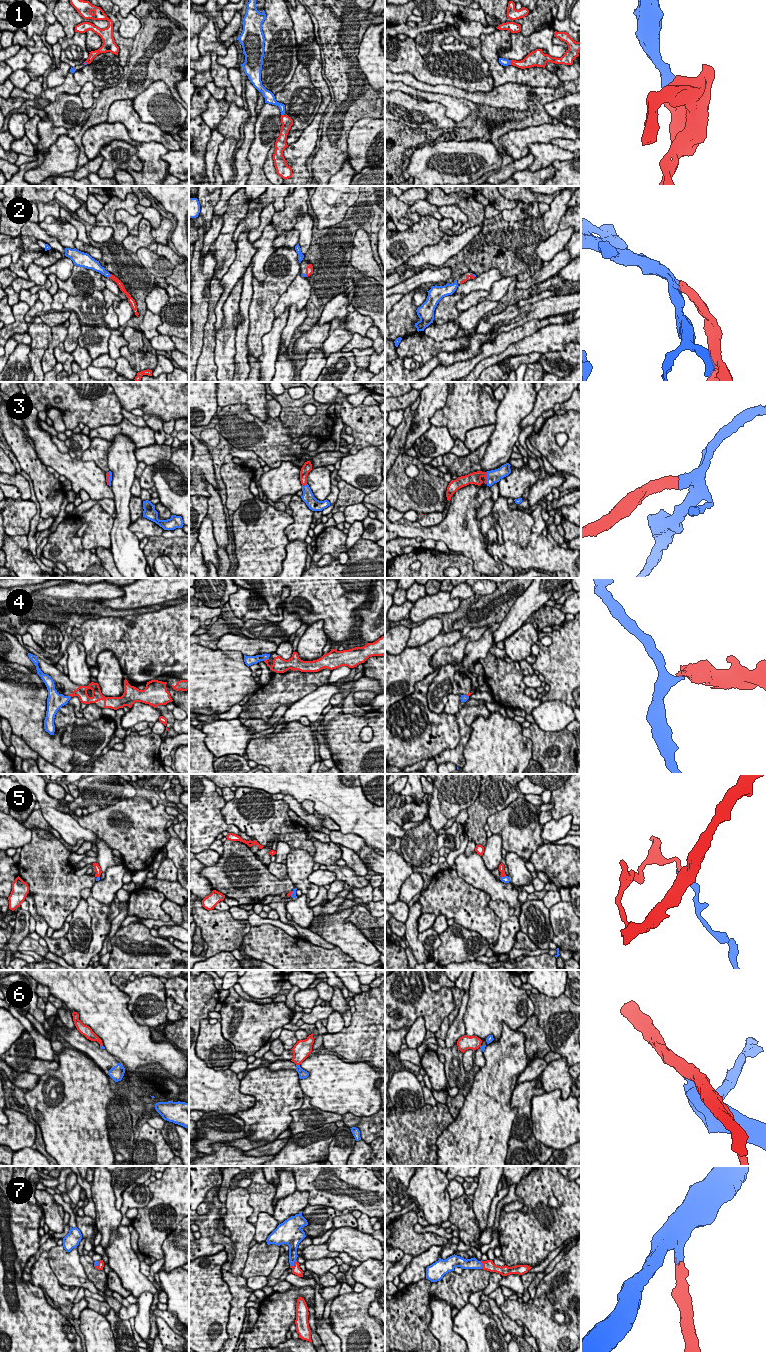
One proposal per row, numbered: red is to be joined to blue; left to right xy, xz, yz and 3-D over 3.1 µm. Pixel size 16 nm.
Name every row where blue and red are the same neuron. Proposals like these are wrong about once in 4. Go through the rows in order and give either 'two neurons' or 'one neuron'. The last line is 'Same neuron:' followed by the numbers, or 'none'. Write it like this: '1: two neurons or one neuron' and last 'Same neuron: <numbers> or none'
1: one neuron
2: one neuron
3: one neuron
4: two neurons
5: two neurons
6: two neurons
7: one neuron
Same neuron: 1, 2, 3, 7

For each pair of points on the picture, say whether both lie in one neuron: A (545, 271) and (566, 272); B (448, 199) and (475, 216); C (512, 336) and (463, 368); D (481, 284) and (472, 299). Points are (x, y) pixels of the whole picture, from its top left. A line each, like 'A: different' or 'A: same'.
A: different
B: same
C: same
D: different

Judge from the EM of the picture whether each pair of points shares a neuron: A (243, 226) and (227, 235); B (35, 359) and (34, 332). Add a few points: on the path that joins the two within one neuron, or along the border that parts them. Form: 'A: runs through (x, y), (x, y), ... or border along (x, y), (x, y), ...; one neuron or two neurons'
A: border along (248, 211), (239, 222), (233, 234), (235, 246); two neurons
B: runs through (36, 352), (36, 339); one neuron

